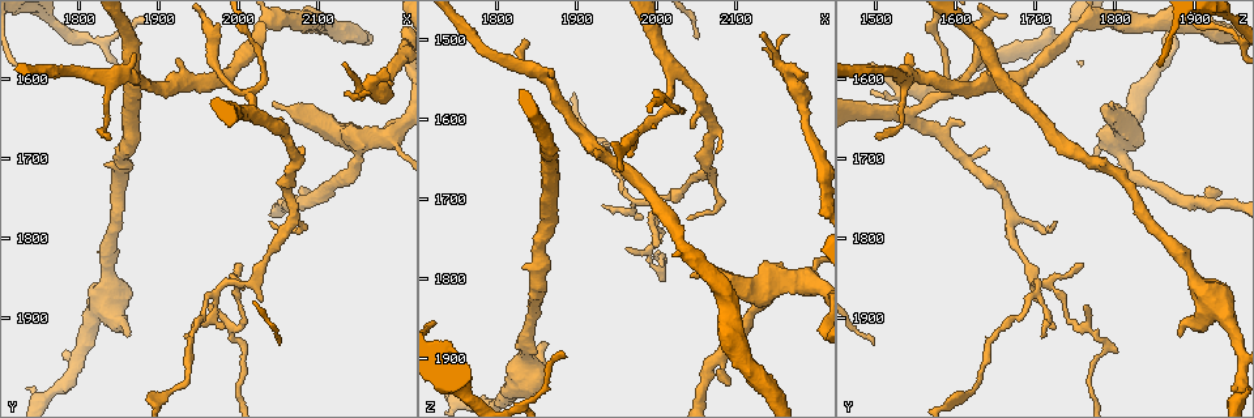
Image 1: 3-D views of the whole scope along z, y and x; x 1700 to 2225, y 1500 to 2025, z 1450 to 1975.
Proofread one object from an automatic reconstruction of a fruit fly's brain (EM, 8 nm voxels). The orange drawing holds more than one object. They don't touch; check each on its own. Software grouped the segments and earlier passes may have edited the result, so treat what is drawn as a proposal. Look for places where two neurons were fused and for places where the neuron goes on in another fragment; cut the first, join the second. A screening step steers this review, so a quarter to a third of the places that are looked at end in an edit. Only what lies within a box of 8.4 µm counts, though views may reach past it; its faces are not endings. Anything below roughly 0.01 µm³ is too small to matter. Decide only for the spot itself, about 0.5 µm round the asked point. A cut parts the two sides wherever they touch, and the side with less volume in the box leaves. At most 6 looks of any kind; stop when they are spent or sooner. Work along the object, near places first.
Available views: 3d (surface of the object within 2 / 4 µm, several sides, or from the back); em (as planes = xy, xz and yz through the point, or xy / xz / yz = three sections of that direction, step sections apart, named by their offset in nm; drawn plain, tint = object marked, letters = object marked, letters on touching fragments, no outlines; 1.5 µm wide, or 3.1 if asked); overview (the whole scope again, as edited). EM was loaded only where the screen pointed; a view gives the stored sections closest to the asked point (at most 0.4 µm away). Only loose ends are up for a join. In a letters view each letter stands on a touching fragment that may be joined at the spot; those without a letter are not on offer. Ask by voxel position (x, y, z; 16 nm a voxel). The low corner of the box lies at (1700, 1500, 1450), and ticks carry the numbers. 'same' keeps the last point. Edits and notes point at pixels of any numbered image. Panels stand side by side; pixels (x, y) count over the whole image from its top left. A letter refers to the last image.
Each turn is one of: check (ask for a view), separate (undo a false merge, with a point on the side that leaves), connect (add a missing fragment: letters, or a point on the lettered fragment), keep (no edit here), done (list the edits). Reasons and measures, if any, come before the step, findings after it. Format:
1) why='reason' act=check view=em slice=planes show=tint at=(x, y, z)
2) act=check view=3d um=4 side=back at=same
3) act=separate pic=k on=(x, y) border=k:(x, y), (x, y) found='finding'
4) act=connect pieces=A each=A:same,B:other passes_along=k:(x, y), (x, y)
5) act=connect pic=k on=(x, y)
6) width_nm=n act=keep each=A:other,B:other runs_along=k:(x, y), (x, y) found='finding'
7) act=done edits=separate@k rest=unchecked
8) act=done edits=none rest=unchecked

why='free end' act=check view=em slice=yz step=4 show=tint at=(1830, 1670, 1500)

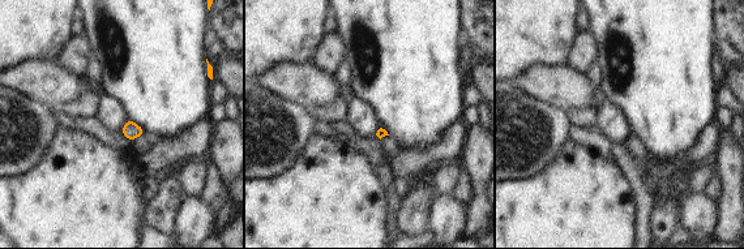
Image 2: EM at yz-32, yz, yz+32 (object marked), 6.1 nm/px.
why='cut it another way' act=check view=em slice=planes show=letters at=same

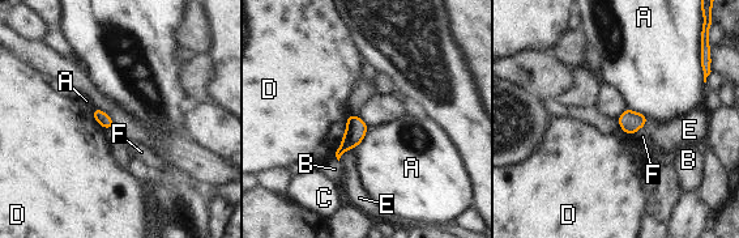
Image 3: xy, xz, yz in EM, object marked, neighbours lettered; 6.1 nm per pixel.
longest_contact=D:280nm act=keep each=A:other,B:other,C:other,D:other,E:other,F:other border=3:(350, 114), (342, 143), (334, 154) found='no lettered fragment goes on from it'

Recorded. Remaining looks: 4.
why='thick turns thin' act=check view=3d um=2 at=(2180, 1615, 1580)

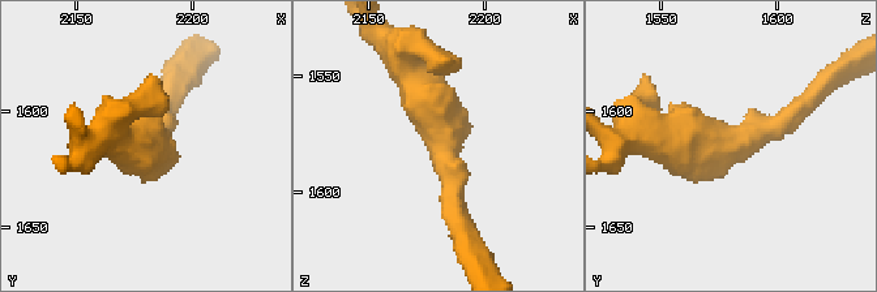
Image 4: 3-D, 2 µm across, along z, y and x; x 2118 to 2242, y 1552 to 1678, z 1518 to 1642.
act=check view=em slice=yz step=4 show=letters at=(2182, 1612, 1580)

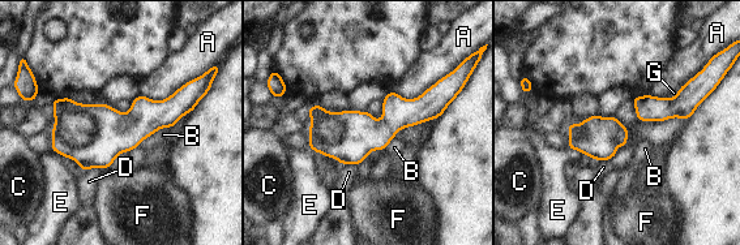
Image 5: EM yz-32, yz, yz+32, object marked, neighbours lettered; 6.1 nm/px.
arm_widths_nm=170,240 act=keep each=A:other,B:other,C:other,D:other,E:other,F:other,G:other found='continuous, no second neuron'

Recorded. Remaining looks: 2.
act=done edits=none rest=unchecked

